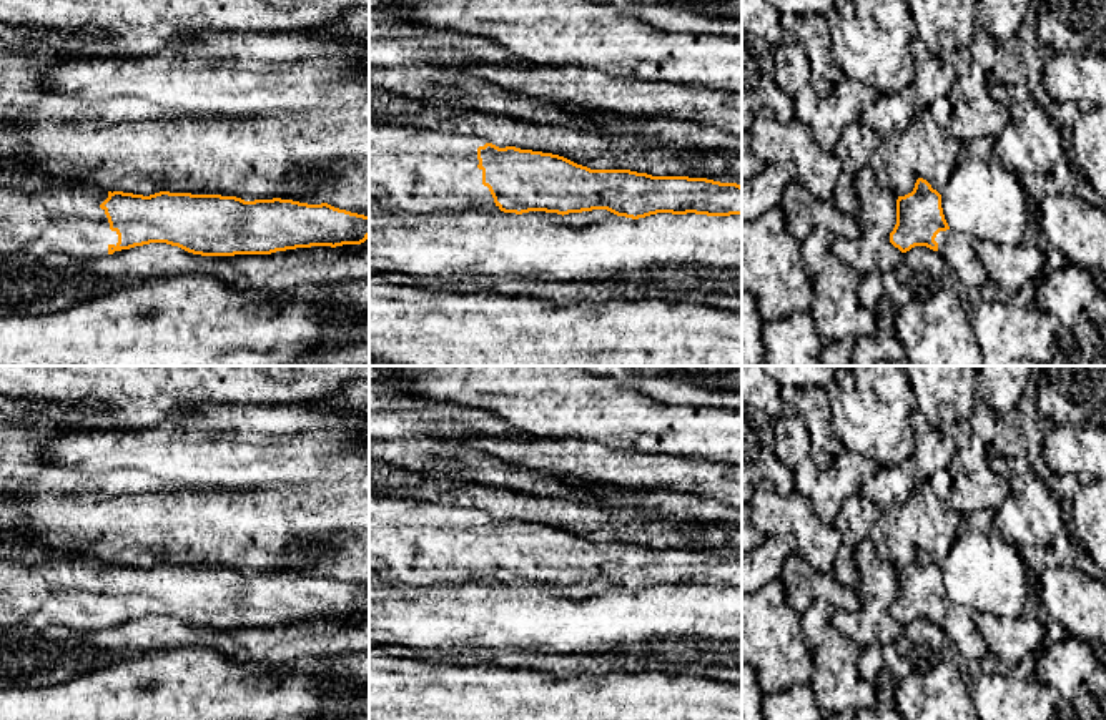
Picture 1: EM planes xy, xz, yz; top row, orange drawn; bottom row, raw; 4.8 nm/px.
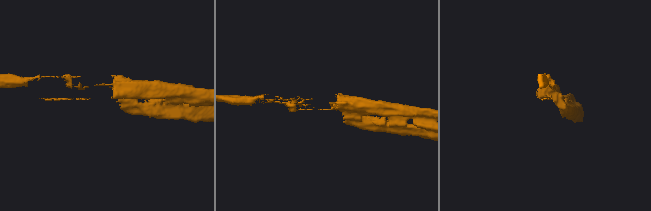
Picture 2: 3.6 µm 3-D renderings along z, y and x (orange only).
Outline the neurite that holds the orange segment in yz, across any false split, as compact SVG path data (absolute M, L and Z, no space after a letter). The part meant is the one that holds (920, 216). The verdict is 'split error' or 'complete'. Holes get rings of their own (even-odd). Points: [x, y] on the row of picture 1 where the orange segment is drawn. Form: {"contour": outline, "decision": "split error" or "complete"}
{"contour": "M918 178L911 193L896 200L896 224L890 243L901 253L915 246L936 251L966 286L981 286L988 274L975 251L975 241L950 229L941 195Z", "decision": "split error"}

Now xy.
{"contour": "M91 183L45 185L33 191L0 188L0 256L67 254L100 258L150 243L166 243L201 256L271 254L276 251L361 244L369 216L293 200L244 201L236 196L160 191L150 196L106 191Z", "decision": "split error"}

